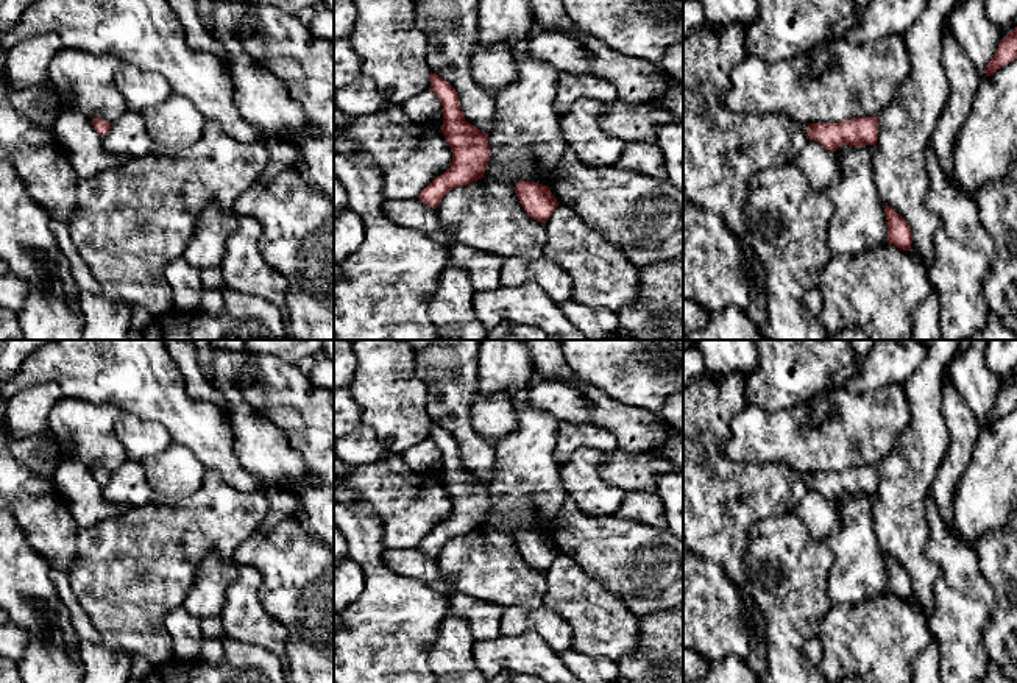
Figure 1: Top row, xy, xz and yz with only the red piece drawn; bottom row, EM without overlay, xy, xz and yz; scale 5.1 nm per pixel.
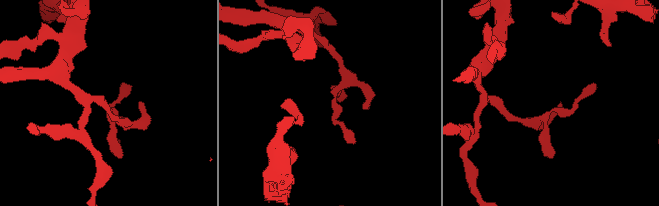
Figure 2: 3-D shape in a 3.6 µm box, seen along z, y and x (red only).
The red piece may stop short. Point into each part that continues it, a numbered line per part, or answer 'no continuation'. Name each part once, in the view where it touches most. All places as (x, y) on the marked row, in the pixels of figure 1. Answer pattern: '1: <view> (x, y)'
1: xz (425, 108)

